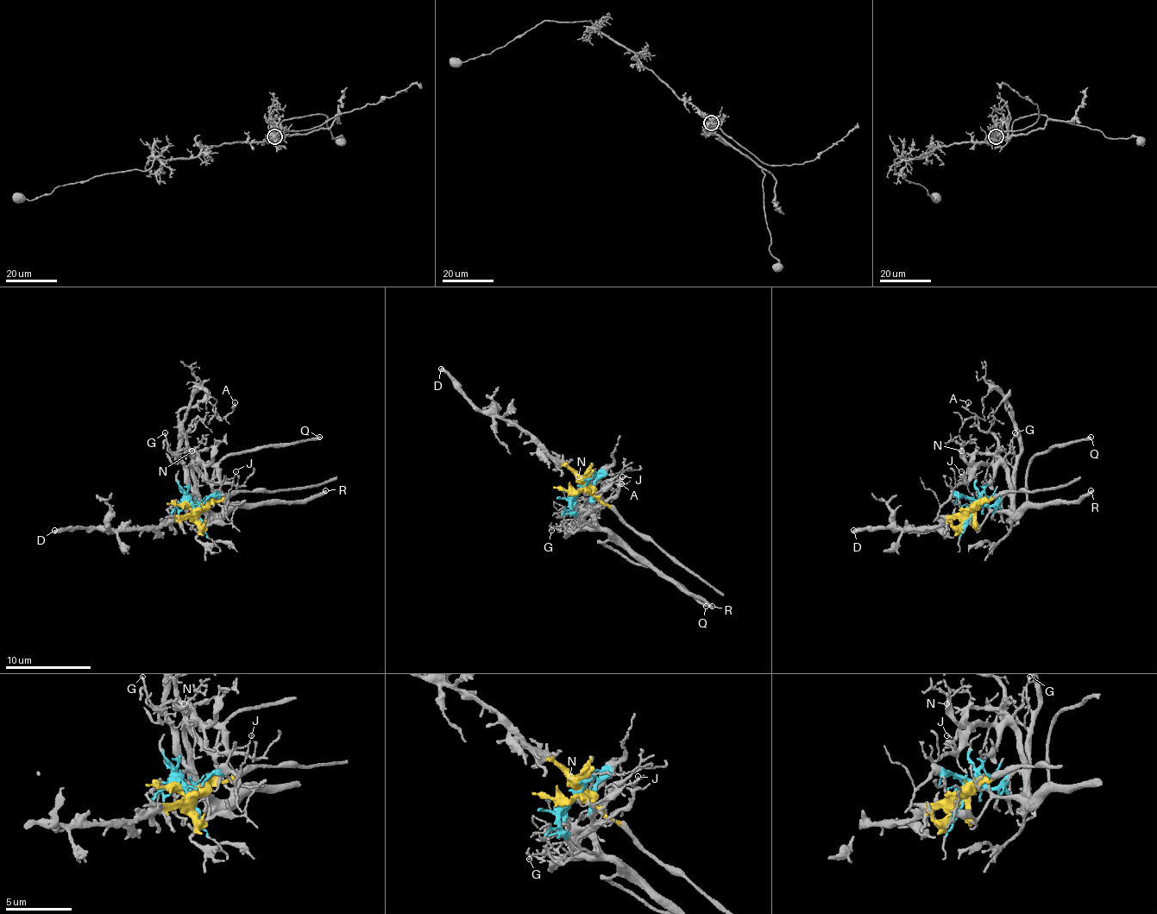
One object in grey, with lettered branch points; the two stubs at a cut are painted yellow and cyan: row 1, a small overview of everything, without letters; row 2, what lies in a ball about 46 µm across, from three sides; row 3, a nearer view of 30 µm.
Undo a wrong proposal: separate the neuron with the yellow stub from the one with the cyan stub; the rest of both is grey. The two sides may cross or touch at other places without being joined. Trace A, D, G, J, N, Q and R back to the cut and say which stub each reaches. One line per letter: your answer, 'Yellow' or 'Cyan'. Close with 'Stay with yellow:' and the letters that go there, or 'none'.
A: Cyan
D: Yellow
G: Cyan
J: Cyan
N: Cyan
Q: Cyan
R: Cyan
Stay with yellow: D

